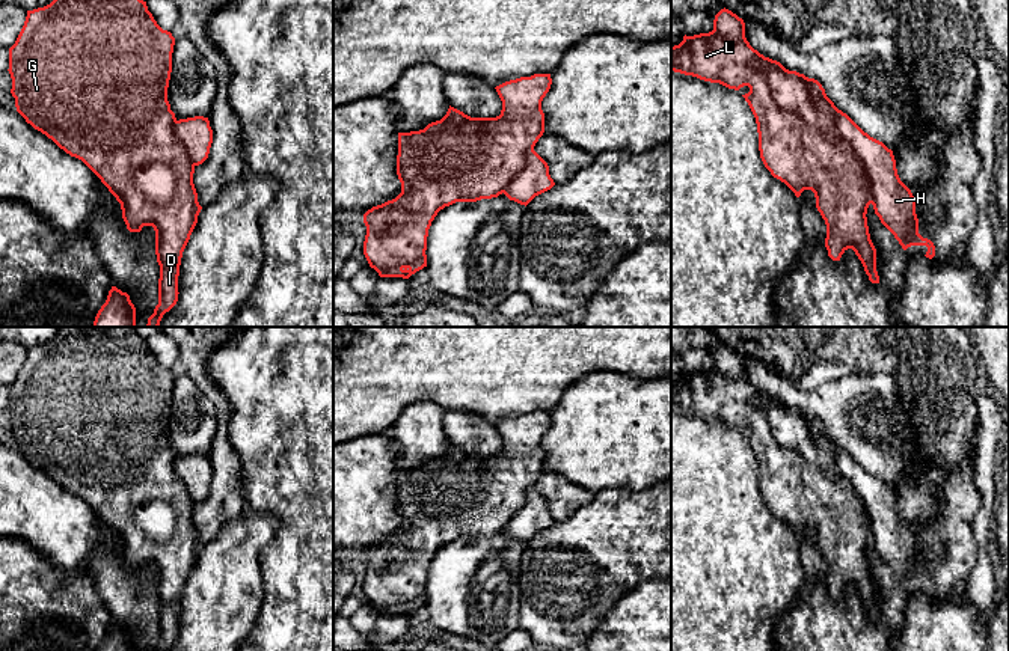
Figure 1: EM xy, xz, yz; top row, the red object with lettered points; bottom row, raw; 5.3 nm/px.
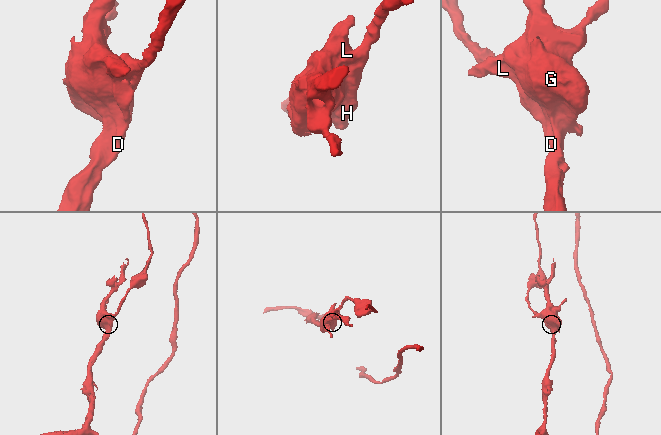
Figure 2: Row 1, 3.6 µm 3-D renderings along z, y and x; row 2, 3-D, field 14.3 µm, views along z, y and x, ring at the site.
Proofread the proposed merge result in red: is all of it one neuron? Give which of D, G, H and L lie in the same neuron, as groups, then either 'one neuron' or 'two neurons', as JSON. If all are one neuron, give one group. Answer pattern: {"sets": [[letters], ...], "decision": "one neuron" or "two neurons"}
{"sets": [["D", "G", "L"], ["H"]], "decision": "two neurons"}

